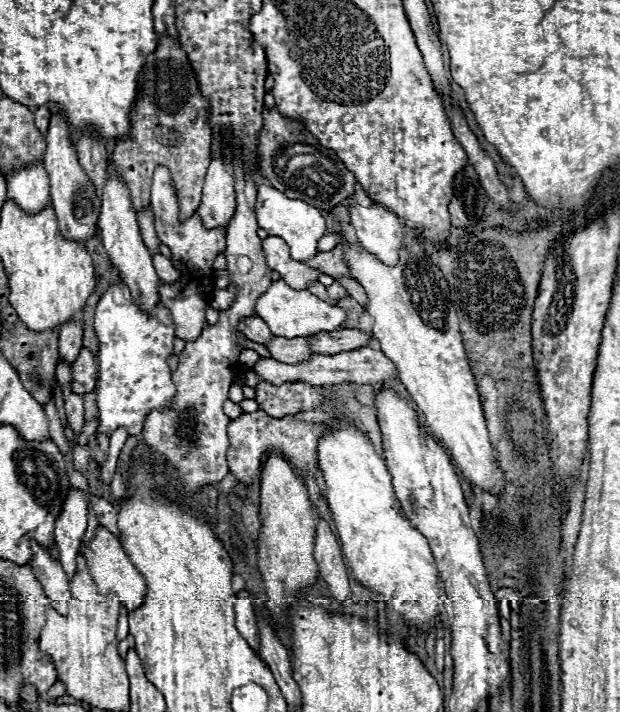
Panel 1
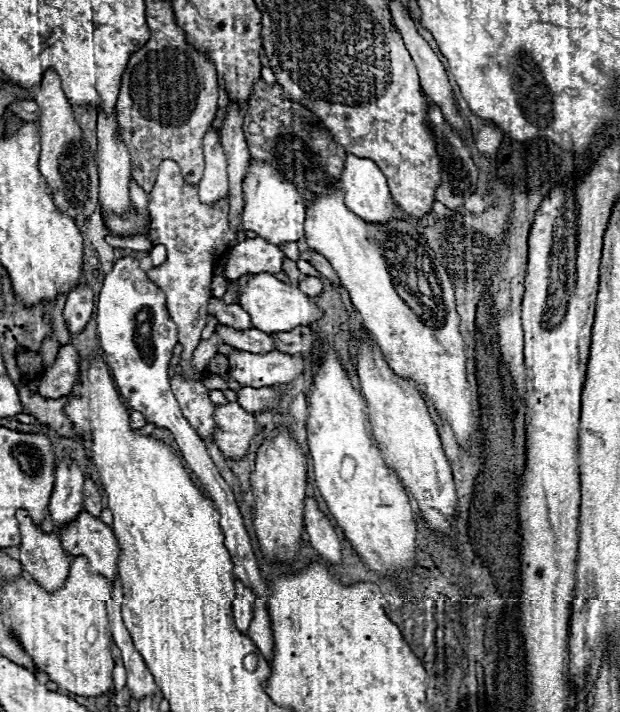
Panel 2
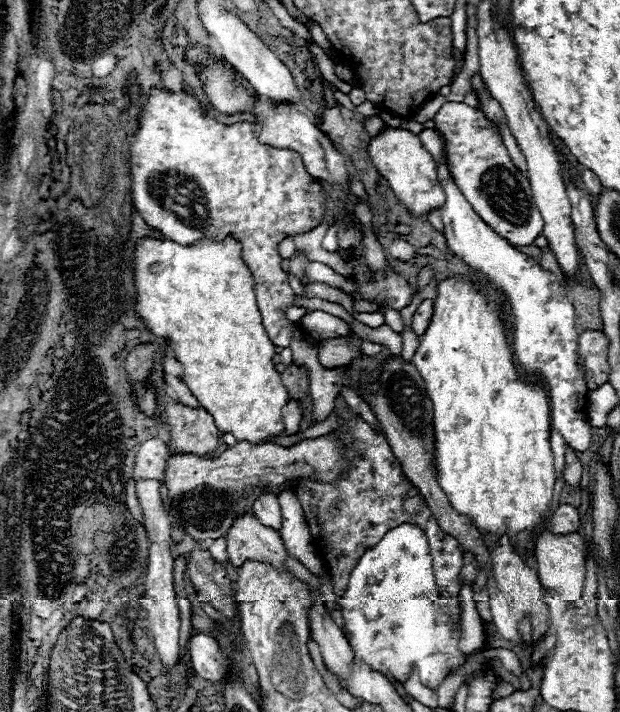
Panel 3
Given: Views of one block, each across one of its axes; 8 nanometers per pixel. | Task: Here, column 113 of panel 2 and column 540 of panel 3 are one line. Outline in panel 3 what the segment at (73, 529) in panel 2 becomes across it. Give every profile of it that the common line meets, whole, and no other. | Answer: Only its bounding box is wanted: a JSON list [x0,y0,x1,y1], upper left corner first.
[534,530,586,602]

